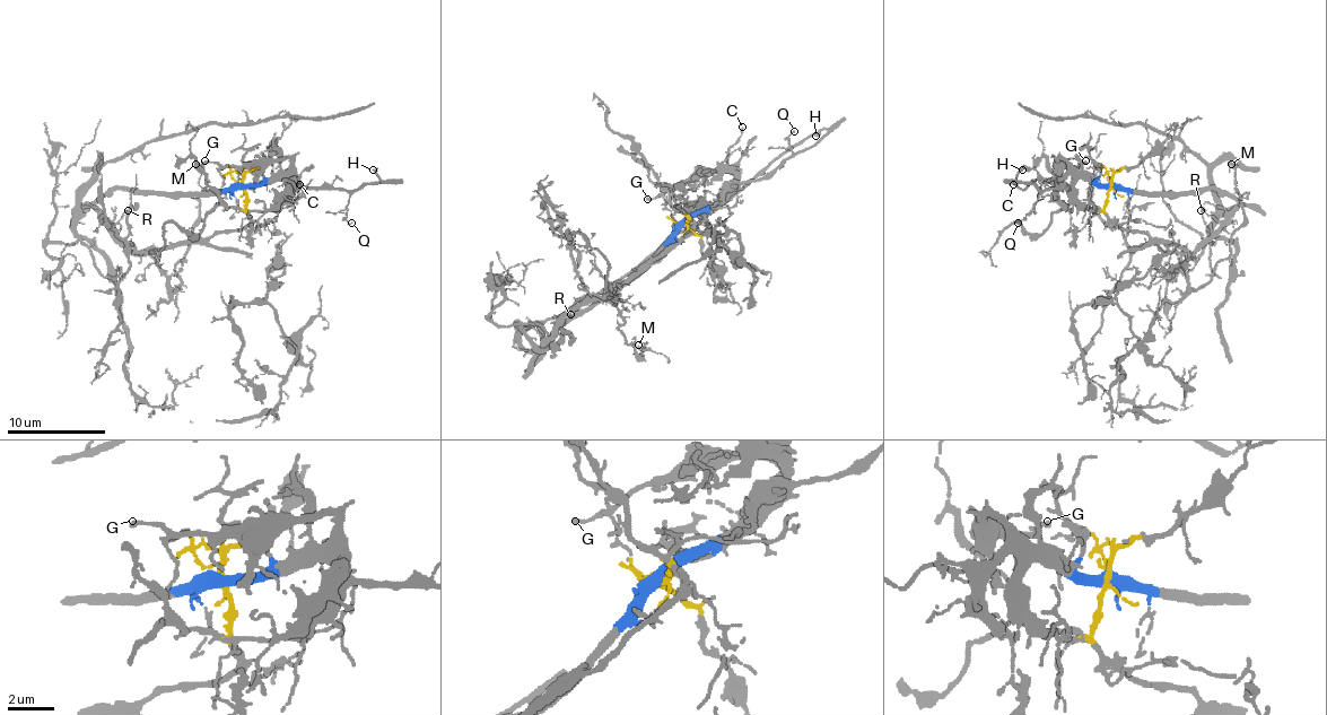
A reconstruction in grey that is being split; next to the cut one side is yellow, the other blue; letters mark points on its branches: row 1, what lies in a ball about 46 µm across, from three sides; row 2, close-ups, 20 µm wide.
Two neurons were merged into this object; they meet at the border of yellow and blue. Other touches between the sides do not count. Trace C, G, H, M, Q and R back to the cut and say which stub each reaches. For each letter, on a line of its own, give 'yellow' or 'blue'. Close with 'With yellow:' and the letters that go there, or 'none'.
C: blue
G: blue
H: blue
M: yellow
Q: blue
R: yellow
With yellow: M, R

